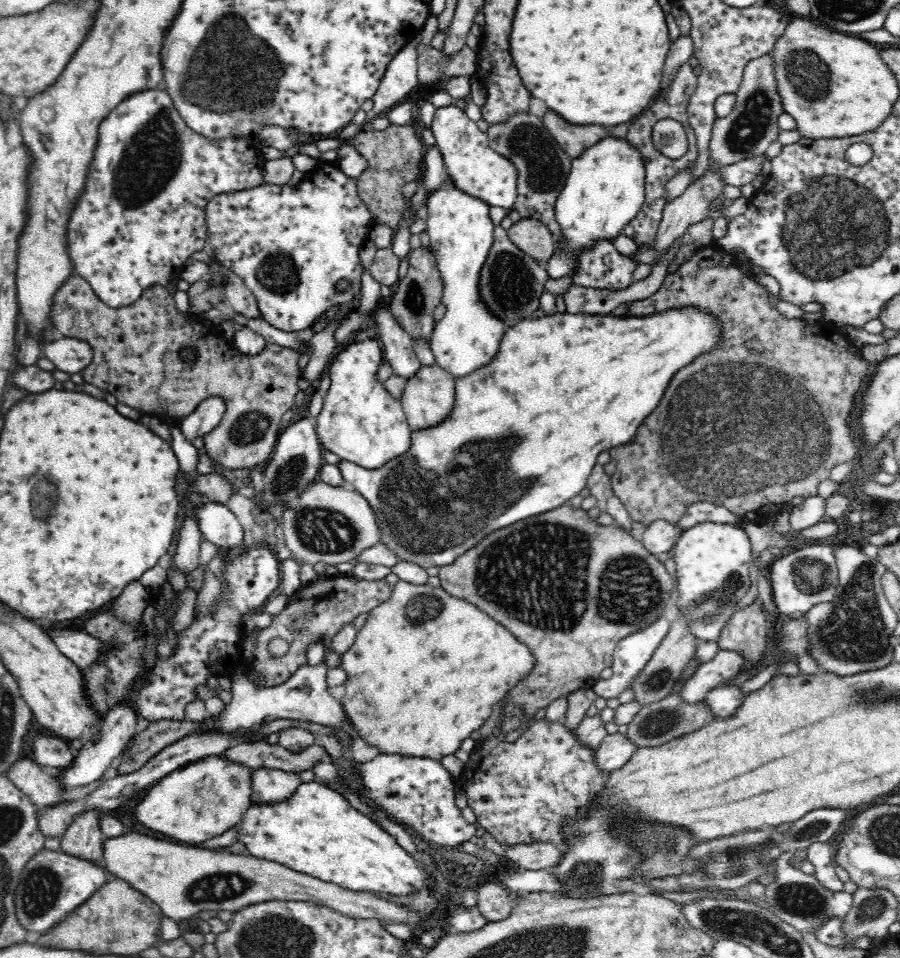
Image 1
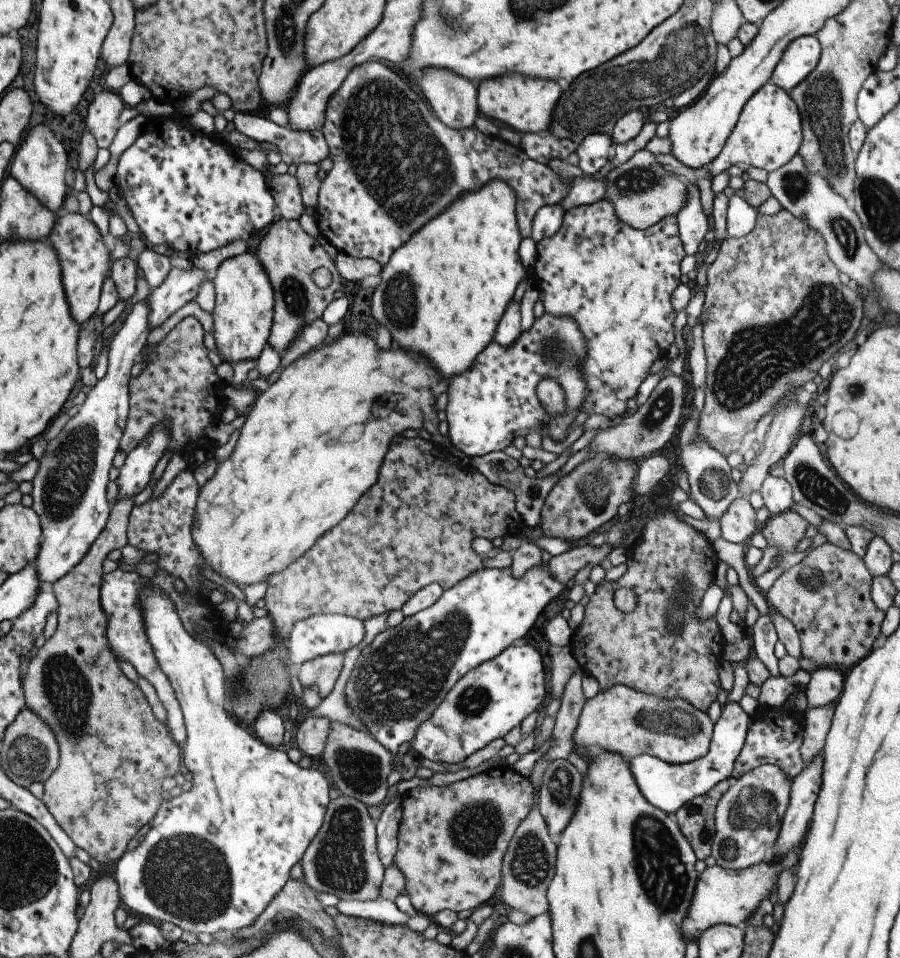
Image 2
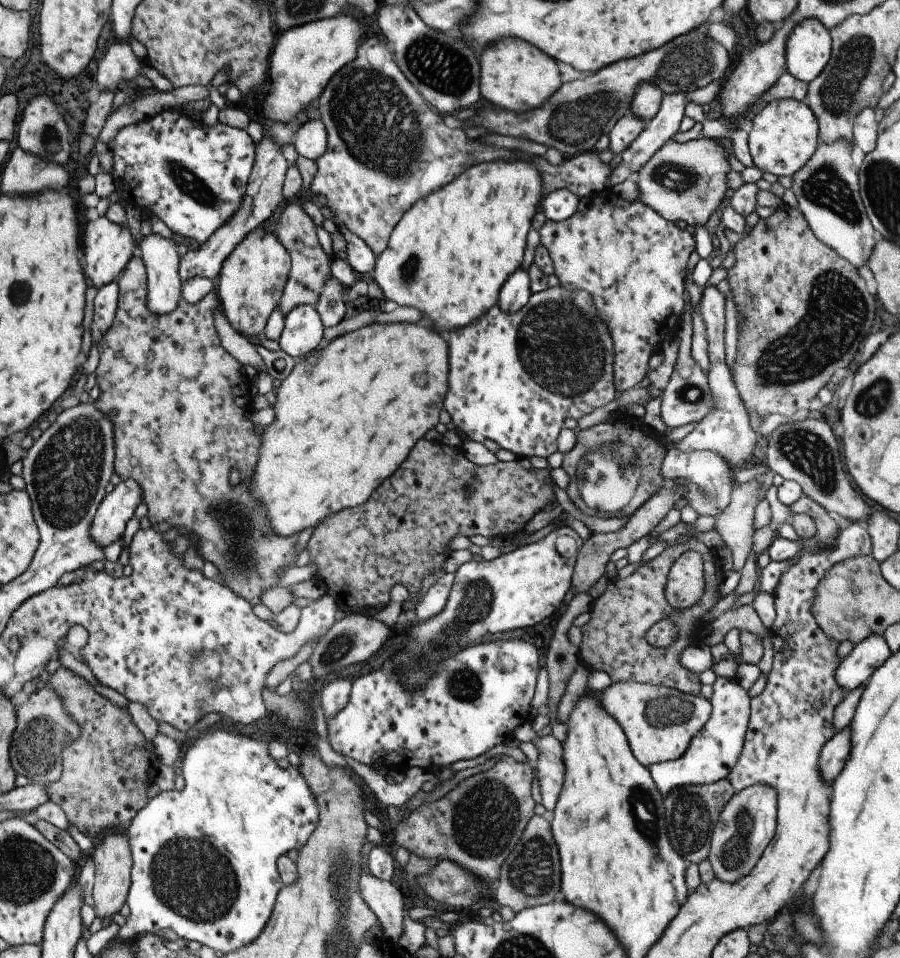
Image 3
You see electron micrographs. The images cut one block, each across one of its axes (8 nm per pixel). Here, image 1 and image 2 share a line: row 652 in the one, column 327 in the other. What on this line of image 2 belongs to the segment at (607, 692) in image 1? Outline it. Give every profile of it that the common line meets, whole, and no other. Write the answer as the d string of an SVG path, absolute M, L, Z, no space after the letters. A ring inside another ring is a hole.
M343 614L309 616L305 620L299 620L291 628L289 638L285 642L285 658L289 664L305 664L305 662L325 656L325 654L343 654L343 652L351 650L353 646L357 646L363 640L363 634L365 634L365 626L357 618L343 616Z

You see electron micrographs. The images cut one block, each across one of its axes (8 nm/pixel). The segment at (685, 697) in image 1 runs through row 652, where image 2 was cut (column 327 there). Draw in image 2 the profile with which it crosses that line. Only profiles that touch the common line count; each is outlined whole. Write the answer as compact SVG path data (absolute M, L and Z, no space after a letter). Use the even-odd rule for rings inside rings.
M309 716L297 726L297 732L293 734L293 746L303 756L315 758L315 756L323 754L329 730L331 730L331 720L329 718Z

